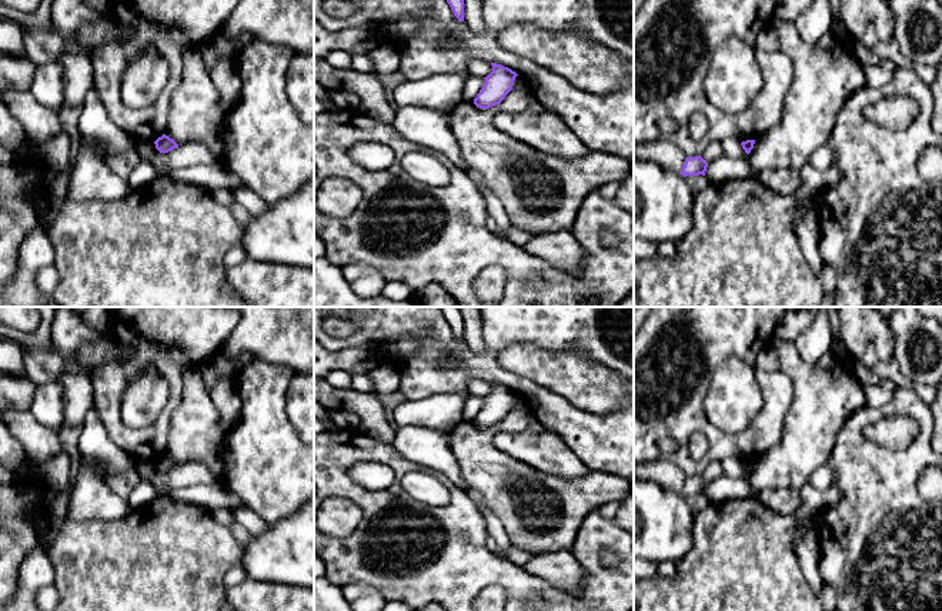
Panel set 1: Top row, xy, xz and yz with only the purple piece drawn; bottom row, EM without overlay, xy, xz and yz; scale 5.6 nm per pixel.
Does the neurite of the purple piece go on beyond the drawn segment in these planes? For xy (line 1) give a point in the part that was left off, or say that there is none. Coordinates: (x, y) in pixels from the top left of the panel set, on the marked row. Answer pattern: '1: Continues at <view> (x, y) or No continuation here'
1: No continuation here

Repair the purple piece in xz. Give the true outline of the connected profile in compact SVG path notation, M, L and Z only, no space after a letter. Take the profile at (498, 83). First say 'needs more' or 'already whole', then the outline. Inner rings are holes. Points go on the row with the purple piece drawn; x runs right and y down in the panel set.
already whole; M491 63L491 66L492 71L484 77L485 83L474 99L474 104L480 108L490 108L500 104L512 90L514 80L518 76L511 69L501 64Z

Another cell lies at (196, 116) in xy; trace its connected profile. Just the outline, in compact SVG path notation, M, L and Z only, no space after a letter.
M200 47L183 54L183 76L173 91L166 136L178 146L198 143L223 163L227 111L220 107L218 91L207 71Z

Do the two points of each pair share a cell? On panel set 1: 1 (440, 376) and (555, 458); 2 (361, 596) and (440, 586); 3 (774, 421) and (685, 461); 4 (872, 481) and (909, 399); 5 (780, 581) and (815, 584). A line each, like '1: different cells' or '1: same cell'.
1: different cells
2: different cells
3: same cell
4: same cell
5: different cells

